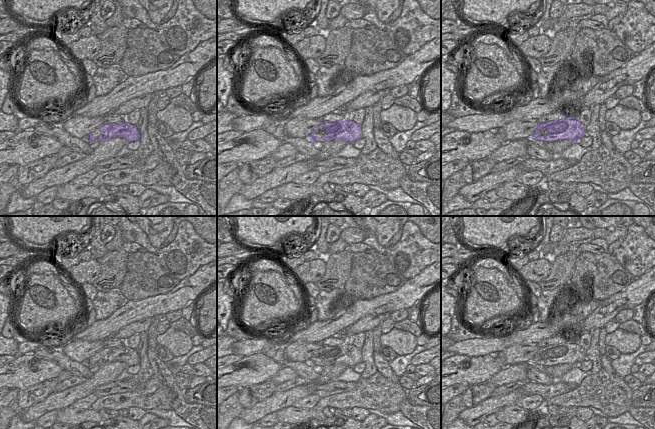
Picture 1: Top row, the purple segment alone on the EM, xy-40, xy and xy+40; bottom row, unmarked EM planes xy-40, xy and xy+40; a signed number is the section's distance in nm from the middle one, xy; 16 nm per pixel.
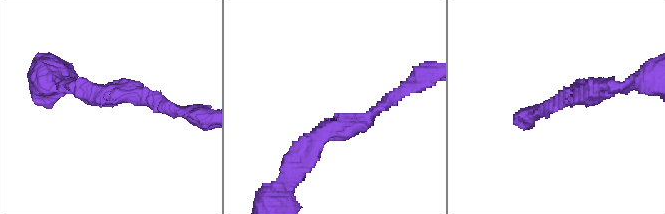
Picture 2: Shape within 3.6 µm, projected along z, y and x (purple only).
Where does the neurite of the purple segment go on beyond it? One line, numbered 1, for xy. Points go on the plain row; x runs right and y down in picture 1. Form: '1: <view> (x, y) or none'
1: none

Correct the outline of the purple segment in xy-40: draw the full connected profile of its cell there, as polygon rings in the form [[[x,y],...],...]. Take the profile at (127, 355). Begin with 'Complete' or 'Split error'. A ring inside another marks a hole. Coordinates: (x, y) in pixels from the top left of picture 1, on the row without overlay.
Complete. [[[122,345],[121,347],[118,347],[118,348],[116,347],[104,348],[100,350],[99,352],[101,351],[103,352],[101,357],[104,358],[105,360],[96,362],[95,360],[91,359],[94,356],[92,355],[89,358],[89,364],[90,364],[89,369],[91,369],[91,366],[96,363],[106,365],[115,361],[123,362],[126,364],[127,367],[140,364],[140,359],[139,359],[137,351],[130,347],[124,347]]]

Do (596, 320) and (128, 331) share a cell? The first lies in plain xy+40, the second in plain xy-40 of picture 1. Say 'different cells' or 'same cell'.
same cell

